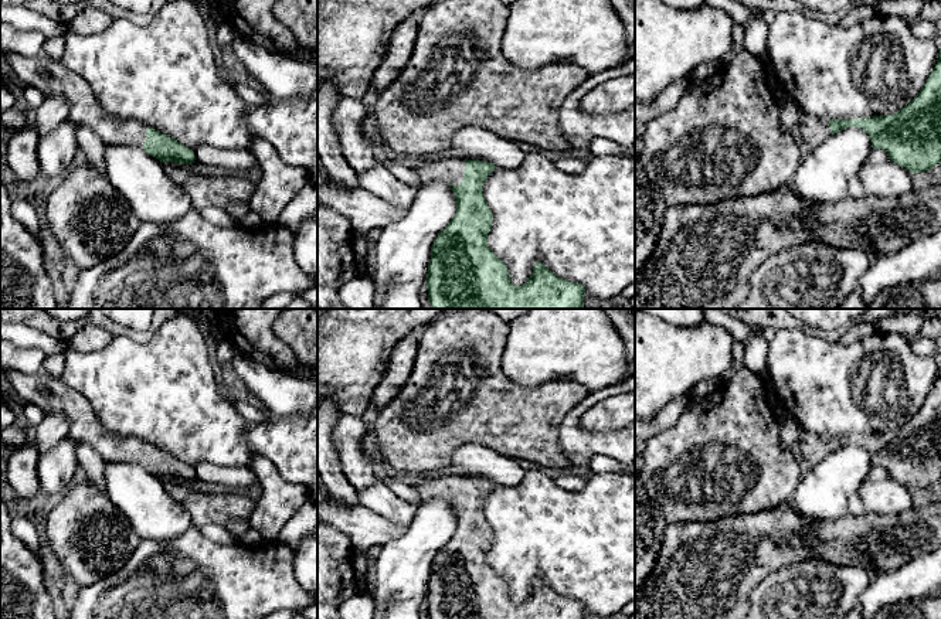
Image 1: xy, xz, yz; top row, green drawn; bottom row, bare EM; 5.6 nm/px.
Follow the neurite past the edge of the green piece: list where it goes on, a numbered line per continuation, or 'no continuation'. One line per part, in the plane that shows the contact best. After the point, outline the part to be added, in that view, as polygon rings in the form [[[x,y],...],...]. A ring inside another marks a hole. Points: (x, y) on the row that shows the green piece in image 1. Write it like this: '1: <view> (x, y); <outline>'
1: xz (451, 170); [[[465,159],[428,161],[415,167],[421,184],[442,181],[459,186],[463,180]]]

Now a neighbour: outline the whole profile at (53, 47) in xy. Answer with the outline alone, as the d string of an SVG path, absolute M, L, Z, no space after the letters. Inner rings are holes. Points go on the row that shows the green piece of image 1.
M62 37L45 38L45 42L43 45L43 54L51 59L61 61L64 48L65 44Z

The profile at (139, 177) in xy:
M108 144L106 177L140 222L173 224L193 210L187 193L166 173L163 161L139 146Z

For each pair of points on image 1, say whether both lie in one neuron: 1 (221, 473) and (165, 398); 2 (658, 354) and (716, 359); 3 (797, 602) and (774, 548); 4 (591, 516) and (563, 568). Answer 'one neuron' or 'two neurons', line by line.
1: two neurons
2: one neuron
3: two neurons
4: one neuron

